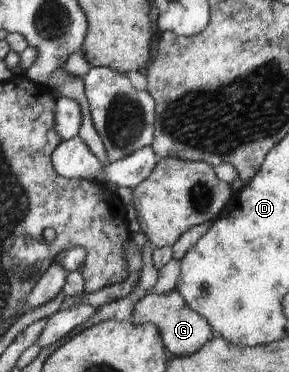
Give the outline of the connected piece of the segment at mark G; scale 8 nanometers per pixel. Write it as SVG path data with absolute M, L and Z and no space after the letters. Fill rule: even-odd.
M173 290L167 295L148 294L135 305L129 320L137 326L147 323L154 324L160 332L166 350L175 356L189 356L189 354L197 352L199 348L203 348L203 344L213 338L213 334L211 334L213 330L207 320L191 310L177 290Z

